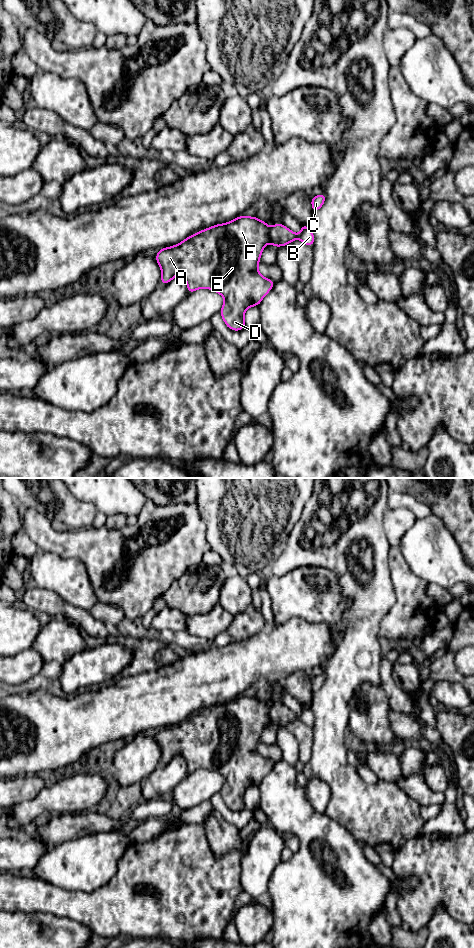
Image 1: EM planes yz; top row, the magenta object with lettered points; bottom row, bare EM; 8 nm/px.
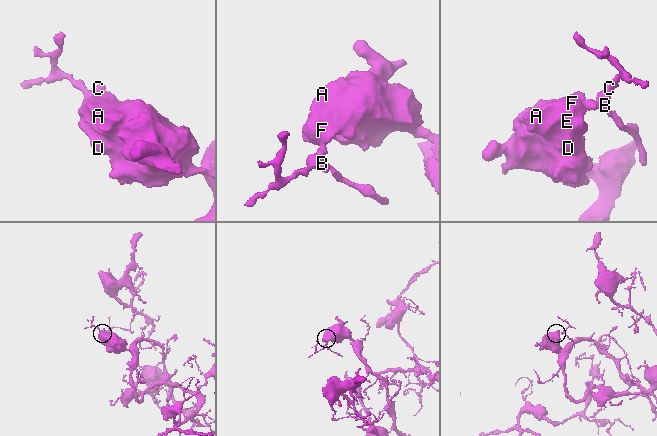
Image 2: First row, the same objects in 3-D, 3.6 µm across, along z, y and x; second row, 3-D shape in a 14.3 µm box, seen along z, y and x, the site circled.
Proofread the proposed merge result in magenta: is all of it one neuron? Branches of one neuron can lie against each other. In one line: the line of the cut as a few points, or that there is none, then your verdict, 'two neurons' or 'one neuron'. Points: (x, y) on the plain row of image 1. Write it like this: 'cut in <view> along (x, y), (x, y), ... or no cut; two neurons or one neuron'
cut in yz along (270, 709), (268, 720); two neurons

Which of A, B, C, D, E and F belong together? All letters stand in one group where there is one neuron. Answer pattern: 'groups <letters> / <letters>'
groups A D E F / B C

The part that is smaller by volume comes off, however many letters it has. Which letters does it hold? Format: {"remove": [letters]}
{"remove": ["B", "C"]}

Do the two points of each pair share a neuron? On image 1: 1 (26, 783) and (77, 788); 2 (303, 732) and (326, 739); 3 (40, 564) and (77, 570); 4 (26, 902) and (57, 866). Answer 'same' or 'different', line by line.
1: different
2: different
3: same
4: different

